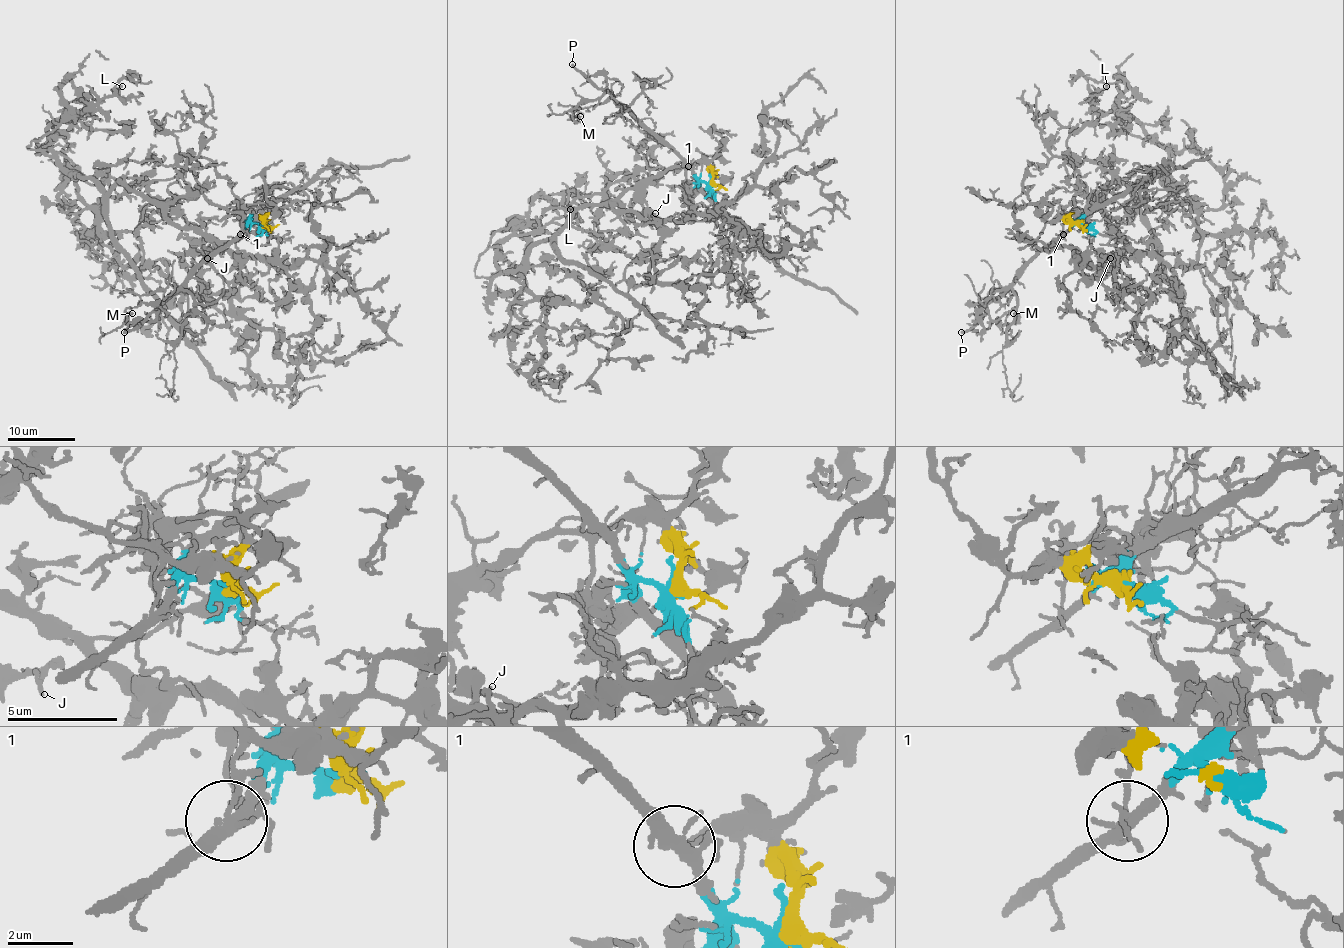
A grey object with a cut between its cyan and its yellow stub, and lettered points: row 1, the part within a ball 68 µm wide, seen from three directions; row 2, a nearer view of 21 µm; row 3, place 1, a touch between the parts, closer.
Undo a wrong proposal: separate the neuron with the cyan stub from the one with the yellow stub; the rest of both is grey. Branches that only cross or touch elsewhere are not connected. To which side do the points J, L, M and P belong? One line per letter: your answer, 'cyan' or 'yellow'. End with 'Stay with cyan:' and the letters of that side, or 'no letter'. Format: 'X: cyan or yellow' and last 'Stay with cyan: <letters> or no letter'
J: yellow
L: yellow
M: cyan
P: cyan
Stay with cyan: M, P

